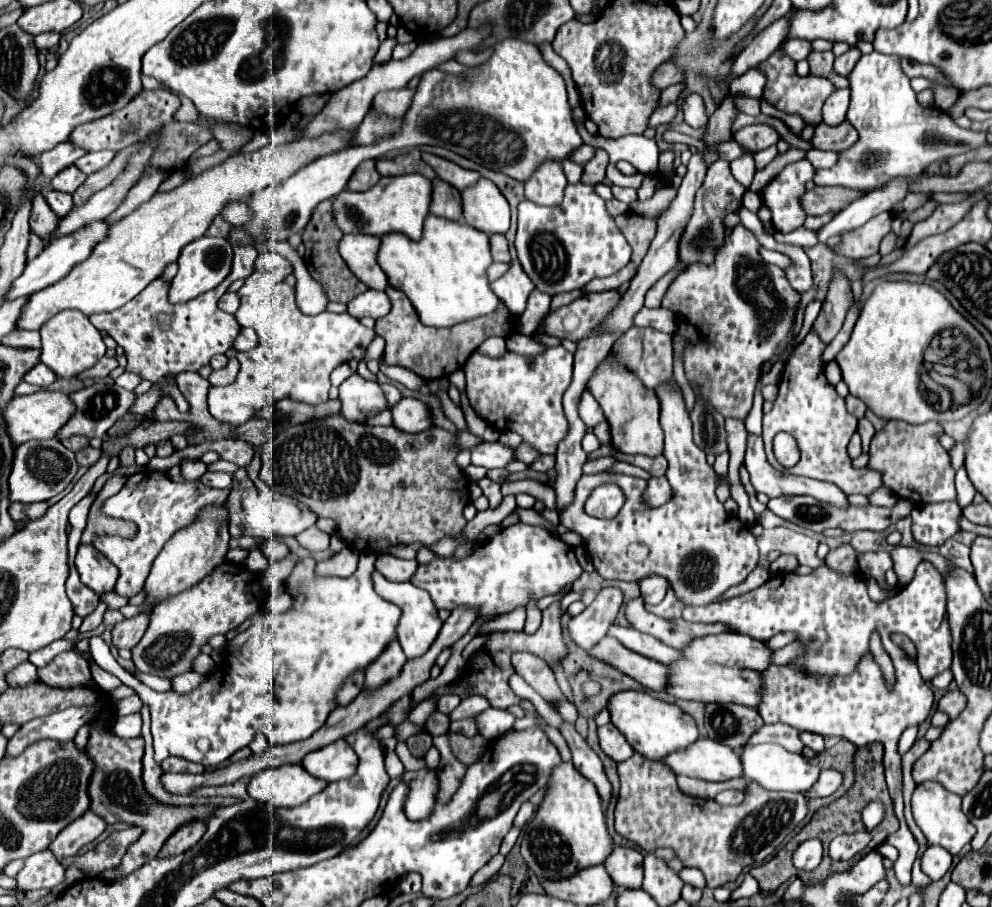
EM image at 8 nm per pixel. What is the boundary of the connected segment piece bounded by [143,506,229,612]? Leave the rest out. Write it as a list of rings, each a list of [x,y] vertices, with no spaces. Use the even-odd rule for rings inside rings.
[[[225,506],[223,508],[205,508],[197,522],[179,530],[165,544],[165,548],[153,560],[151,572],[149,572],[145,586],[143,586],[143,592],[145,592],[143,612],[153,612],[153,608],[159,606],[163,600],[177,596],[179,592],[185,592],[187,588],[193,588],[205,576],[209,576],[219,564],[225,562],[225,556],[229,552],[227,522],[229,522],[229,516],[227,516]]]

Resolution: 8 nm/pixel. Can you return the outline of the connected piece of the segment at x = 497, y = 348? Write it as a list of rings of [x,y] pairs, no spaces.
[[[499,336],[487,338],[487,340],[479,346],[479,352],[485,354],[485,356],[493,356],[493,358],[503,356],[503,354],[505,354],[505,338],[499,338]]]

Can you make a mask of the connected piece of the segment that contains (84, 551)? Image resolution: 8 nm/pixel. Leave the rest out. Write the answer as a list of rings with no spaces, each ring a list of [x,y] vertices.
[[[79,544],[75,566],[81,574],[81,582],[87,584],[97,594],[113,590],[115,580],[119,576],[115,566],[99,550],[95,550],[95,546],[87,544]]]

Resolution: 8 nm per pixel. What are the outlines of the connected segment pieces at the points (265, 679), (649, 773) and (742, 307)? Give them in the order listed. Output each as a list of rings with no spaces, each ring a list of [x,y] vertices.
[[[91,636],[89,638],[89,648],[91,648],[91,656],[95,660],[95,664],[107,672],[111,672],[113,676],[117,676],[123,684],[131,686],[137,696],[149,704],[151,708],[151,732],[153,732],[153,748],[155,748],[155,762],[161,764],[165,758],[169,756],[181,756],[187,758],[191,762],[199,762],[203,766],[217,766],[221,762],[225,762],[227,758],[231,758],[237,750],[249,746],[249,742],[253,740],[255,732],[261,728],[263,720],[269,718],[271,714],[271,700],[269,700],[269,690],[273,686],[273,680],[267,672],[267,666],[253,666],[253,662],[263,662],[263,658],[259,656],[257,660],[253,658],[255,654],[249,652],[249,646],[245,644],[243,648],[239,648],[235,654],[231,654],[227,658],[227,662],[223,666],[219,666],[209,680],[205,680],[197,690],[179,696],[175,692],[155,692],[151,688],[147,688],[145,684],[141,684],[137,678],[133,678],[129,672],[125,672],[115,658],[109,652],[109,646],[99,638],[99,636]]]
[[[633,754],[629,760],[619,764],[619,780],[621,780],[621,790],[615,806],[615,830],[647,852],[655,852],[657,848],[667,848],[667,846],[673,848],[677,852],[677,858],[685,866],[695,866],[705,874],[709,888],[717,888],[727,882],[733,882],[743,872],[743,868],[749,868],[751,864],[761,864],[765,858],[769,858],[773,850],[785,840],[785,836],[791,834],[795,826],[809,812],[805,794],[771,792],[759,788],[759,784],[751,780],[747,782],[745,800],[739,806],[719,806],[715,800],[687,796],[677,788],[675,772],[667,764],[647,760],[639,754]]]
[[[735,226],[719,250],[715,264],[691,264],[665,292],[663,308],[677,314],[677,332],[689,342],[685,374],[699,380],[703,396],[723,414],[747,420],[761,366],[773,358],[781,342],[795,330],[801,294],[789,284],[787,274],[767,264],[759,254],[757,236],[745,226]]]

